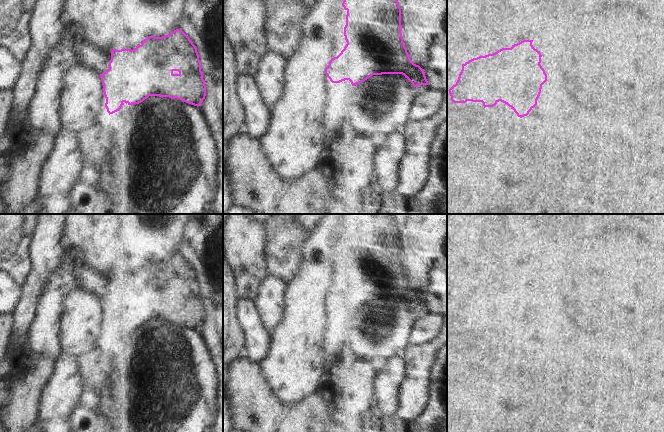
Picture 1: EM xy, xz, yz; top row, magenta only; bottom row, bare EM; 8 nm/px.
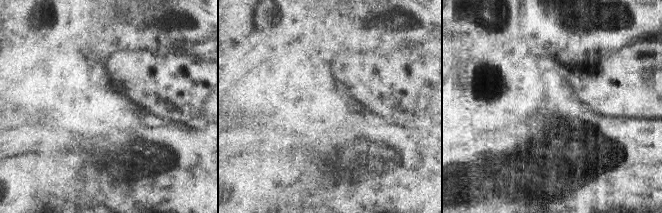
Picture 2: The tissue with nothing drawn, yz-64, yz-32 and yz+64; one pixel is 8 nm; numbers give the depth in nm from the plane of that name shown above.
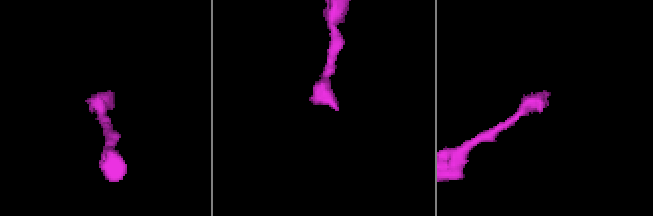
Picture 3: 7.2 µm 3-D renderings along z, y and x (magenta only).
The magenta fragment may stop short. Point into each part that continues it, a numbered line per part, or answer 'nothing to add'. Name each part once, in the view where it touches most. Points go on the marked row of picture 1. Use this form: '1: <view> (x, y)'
1: yz (546, 102)

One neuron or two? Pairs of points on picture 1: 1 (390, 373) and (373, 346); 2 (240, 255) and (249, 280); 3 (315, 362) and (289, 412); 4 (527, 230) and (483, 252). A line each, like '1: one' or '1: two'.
1: two
2: one
3: two
4: one

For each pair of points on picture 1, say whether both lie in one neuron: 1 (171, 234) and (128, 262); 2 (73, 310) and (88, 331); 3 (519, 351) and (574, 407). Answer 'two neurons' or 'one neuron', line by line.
1: one neuron
2: one neuron
3: two neurons

